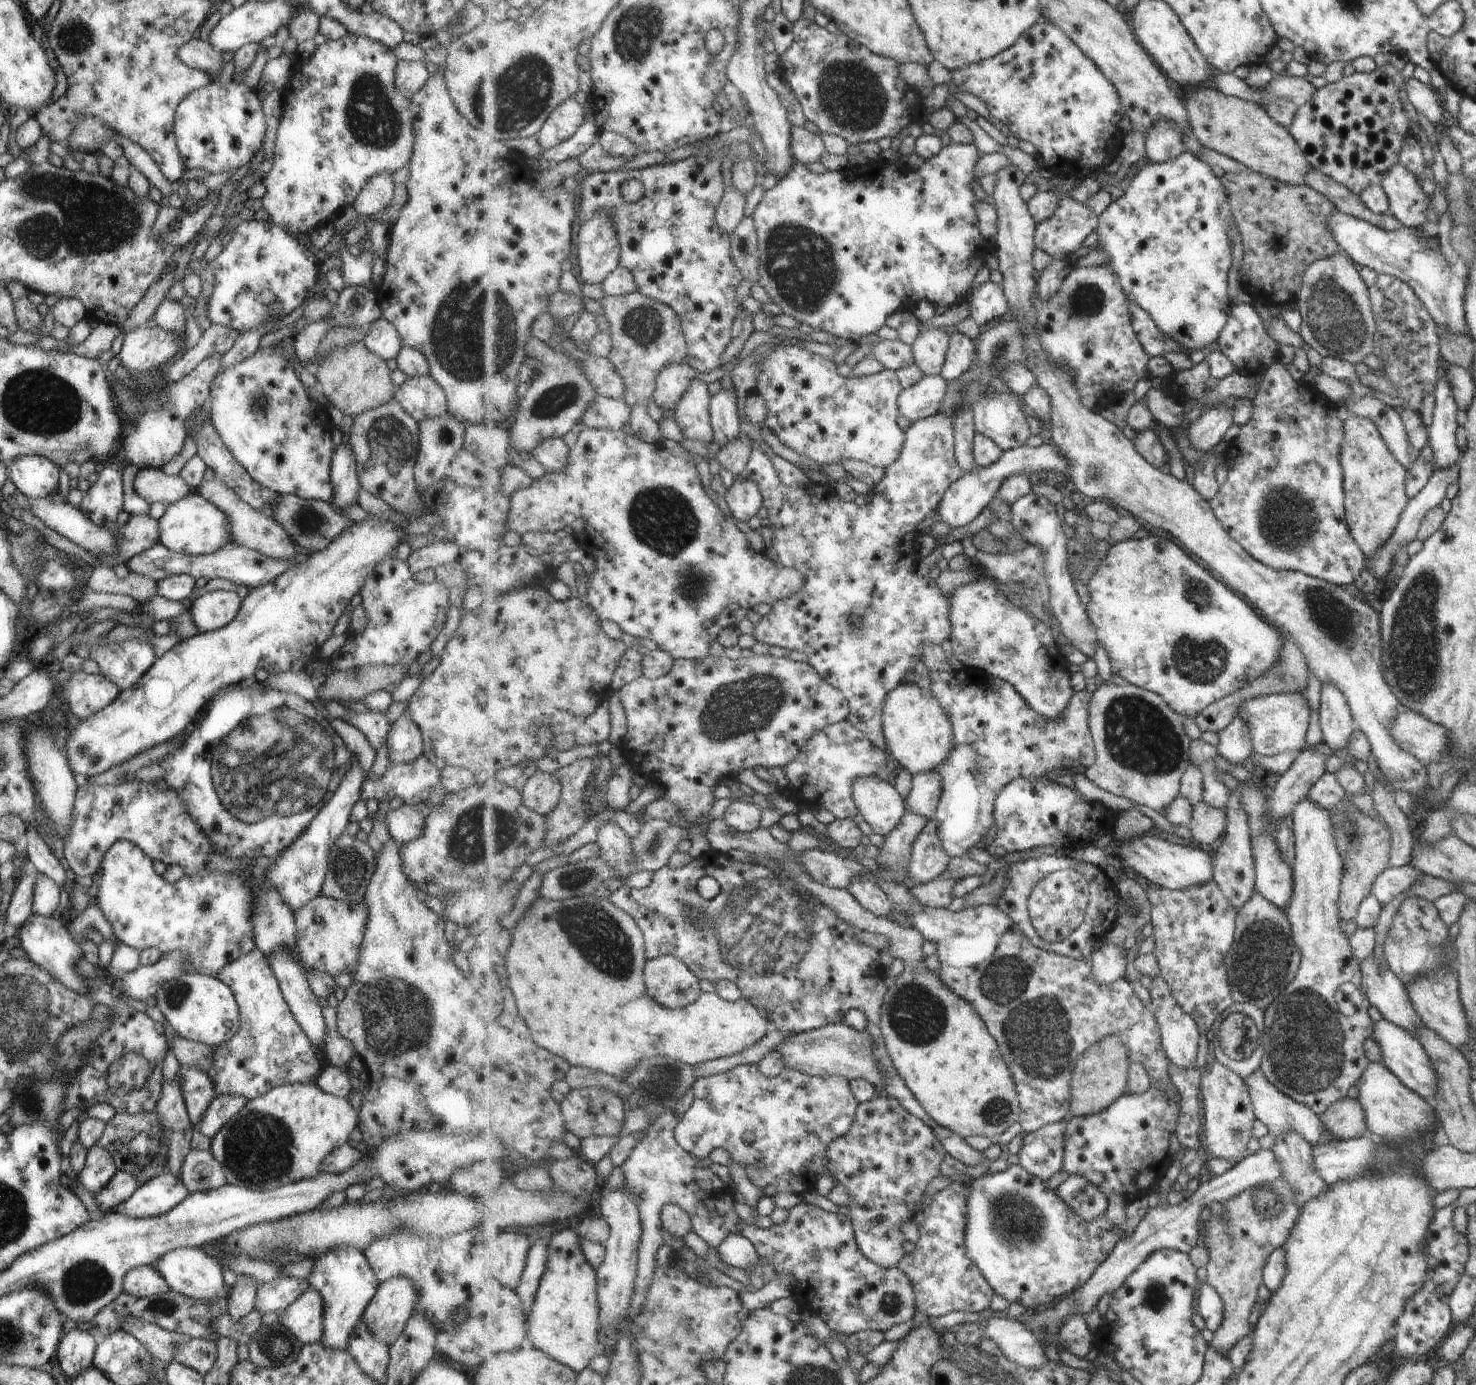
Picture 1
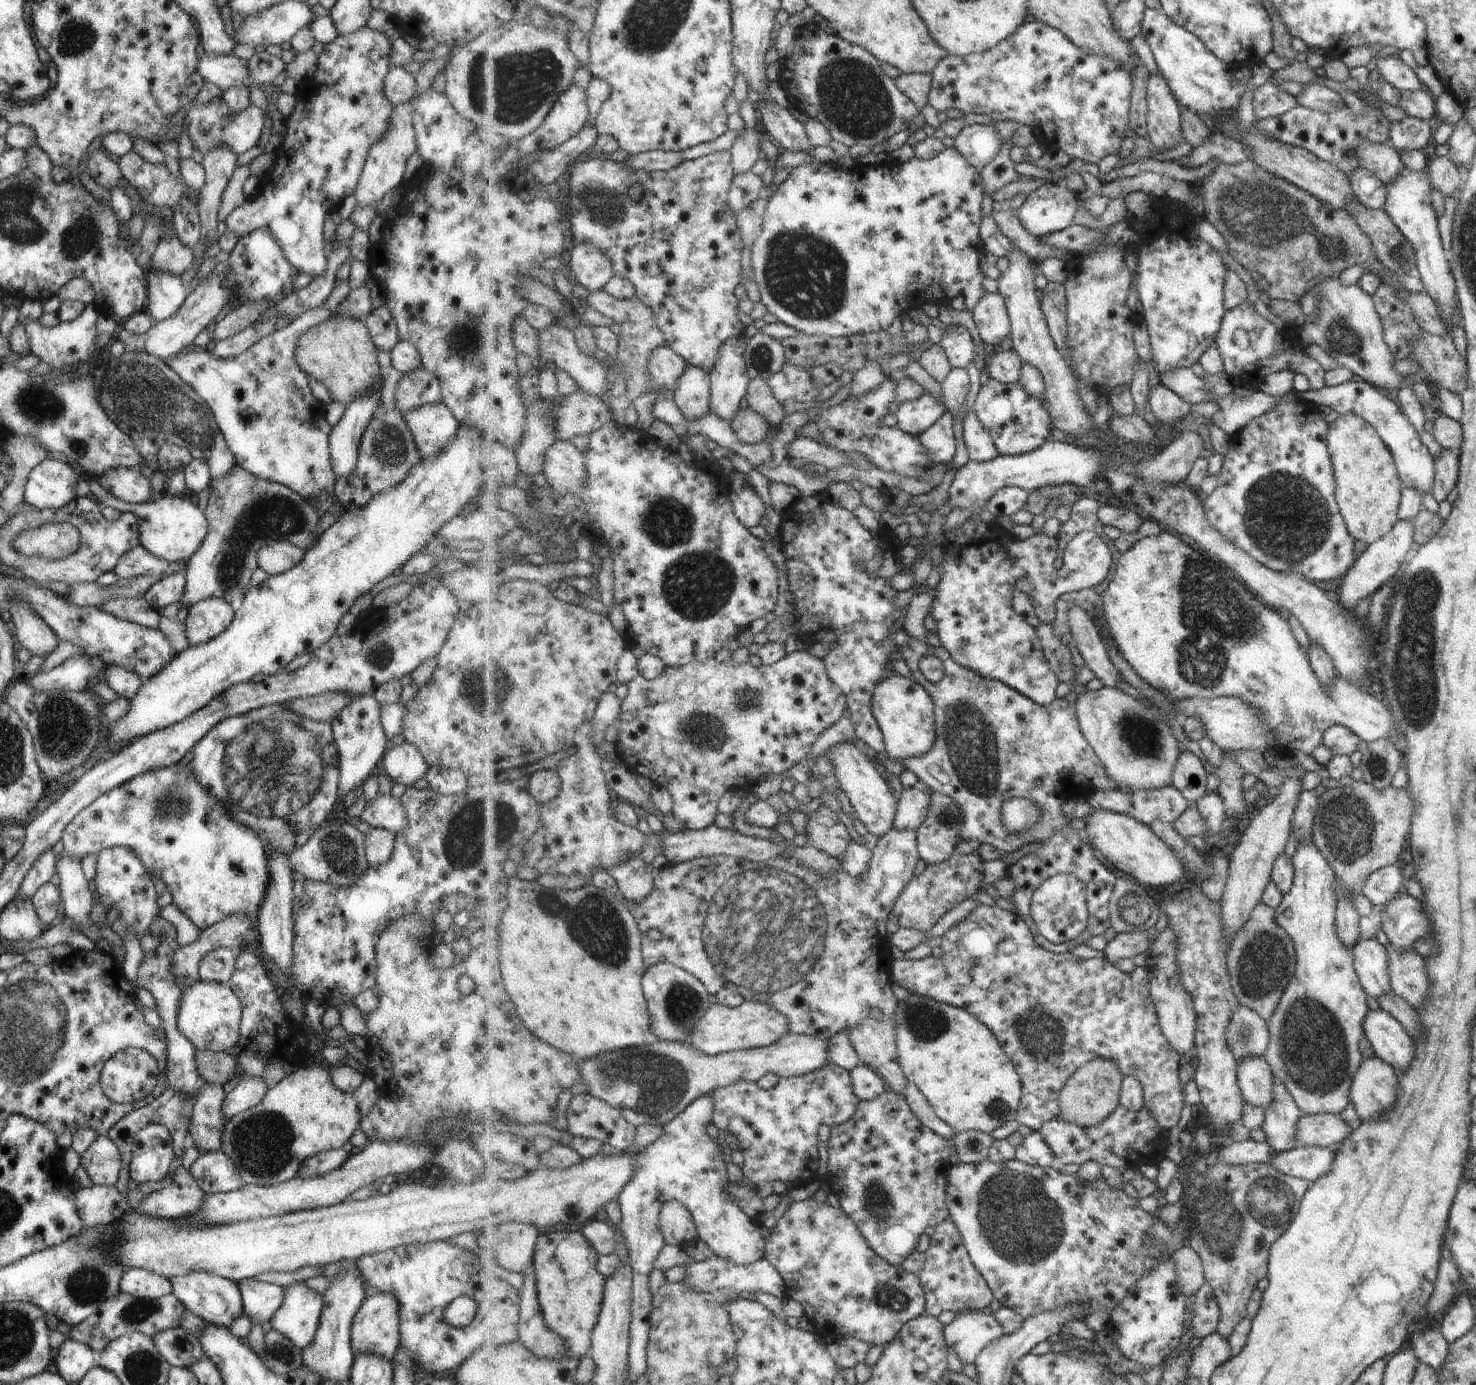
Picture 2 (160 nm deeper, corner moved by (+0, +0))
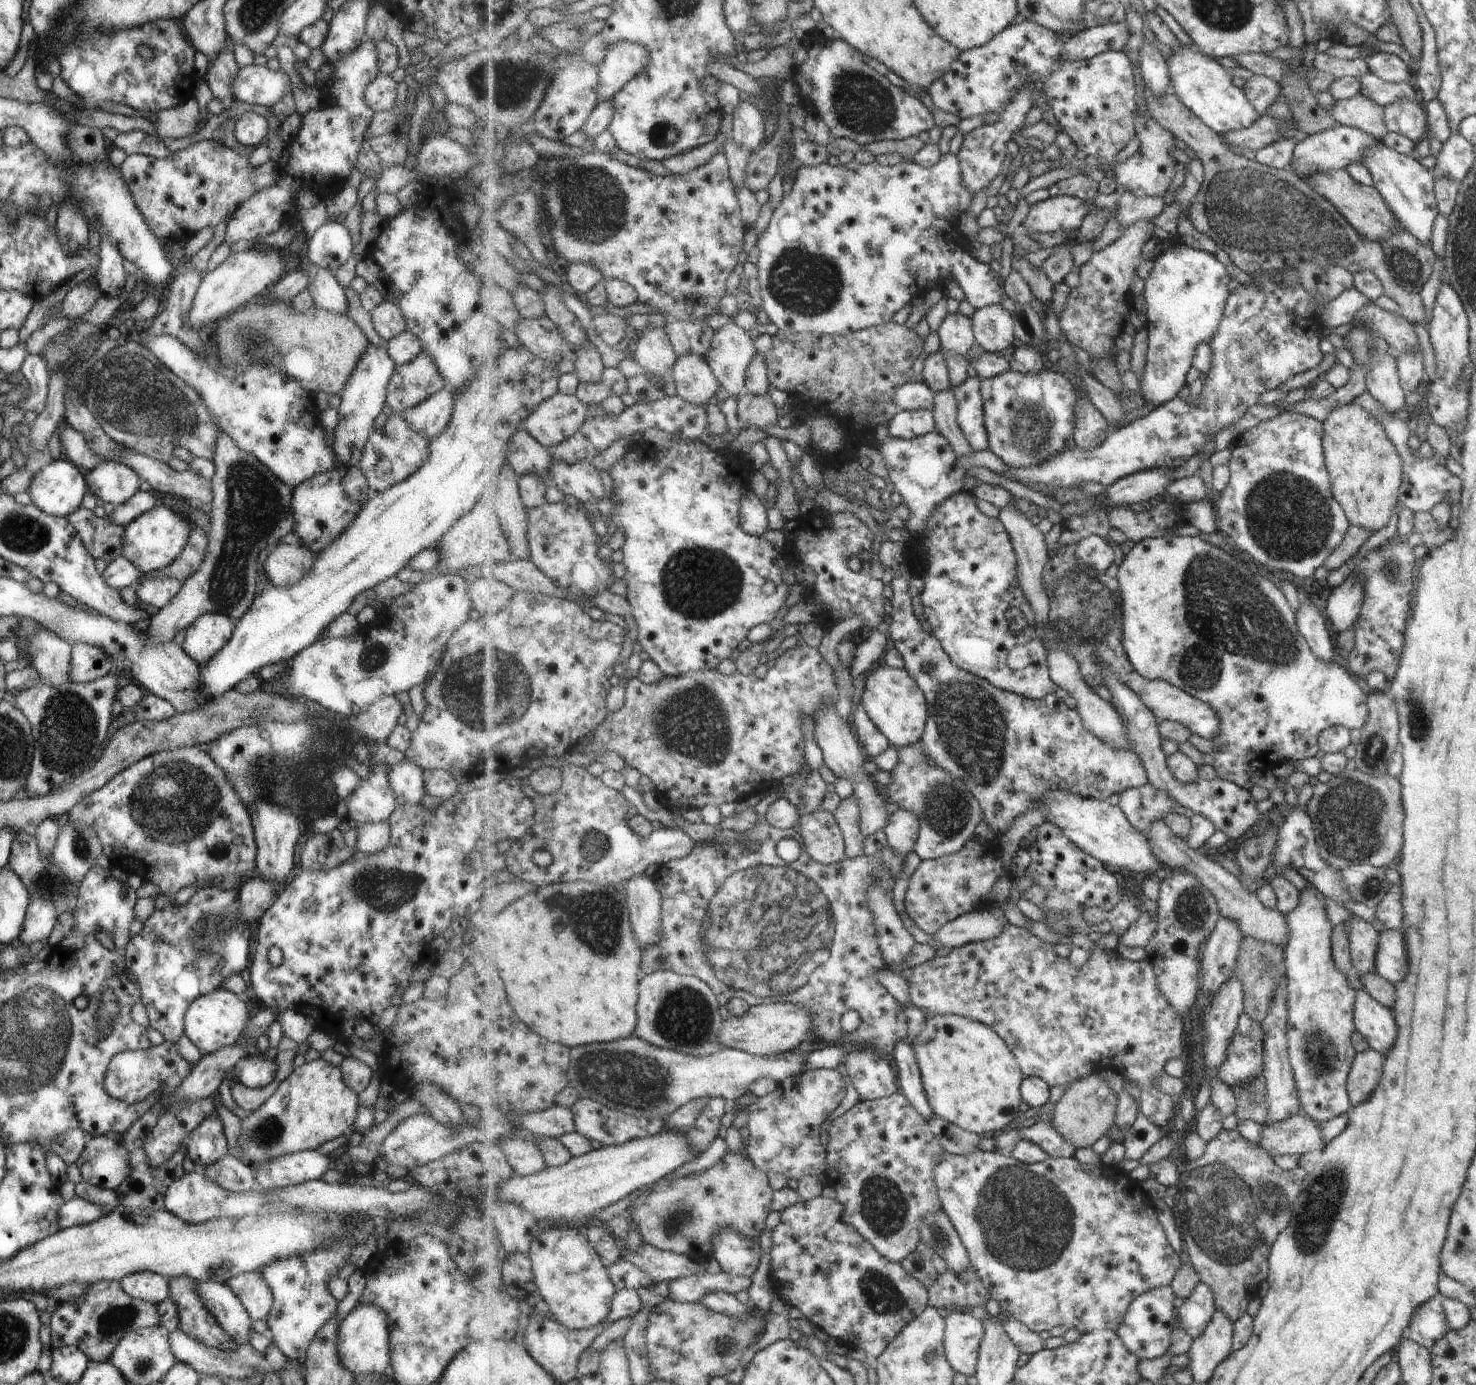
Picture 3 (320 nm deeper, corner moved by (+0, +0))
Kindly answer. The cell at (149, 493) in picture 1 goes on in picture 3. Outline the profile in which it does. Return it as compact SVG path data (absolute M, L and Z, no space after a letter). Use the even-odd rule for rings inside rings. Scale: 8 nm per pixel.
M107 460L97 463L84 472L86 486L99 503L110 502L115 506L123 504L137 491L140 478L123 463Z

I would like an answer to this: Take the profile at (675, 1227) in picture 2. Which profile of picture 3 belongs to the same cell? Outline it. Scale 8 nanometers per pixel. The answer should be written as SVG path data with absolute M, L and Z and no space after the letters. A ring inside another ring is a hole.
M746 1144L739 1151L729 1151L712 1167L699 1173L691 1173L672 1180L661 1179L643 1191L624 1211L628 1221L642 1234L647 1245L653 1245L664 1251L671 1251L691 1257L704 1263L714 1257L714 1239L724 1229L737 1231L742 1237L758 1241L765 1230L767 1216L771 1214L774 1190L769 1184L767 1173L763 1172L750 1159Z

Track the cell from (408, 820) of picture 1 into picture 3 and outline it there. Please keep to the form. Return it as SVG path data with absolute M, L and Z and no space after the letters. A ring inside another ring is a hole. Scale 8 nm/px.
M374 764L364 779L343 798L347 816L355 823L373 823L387 820L396 807L395 797L388 781L388 766Z

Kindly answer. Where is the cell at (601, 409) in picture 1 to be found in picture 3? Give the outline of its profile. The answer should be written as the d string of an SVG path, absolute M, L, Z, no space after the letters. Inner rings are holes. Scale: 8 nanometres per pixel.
M559 393L541 404L524 427L549 450L575 436L588 414L588 406L575 395Z

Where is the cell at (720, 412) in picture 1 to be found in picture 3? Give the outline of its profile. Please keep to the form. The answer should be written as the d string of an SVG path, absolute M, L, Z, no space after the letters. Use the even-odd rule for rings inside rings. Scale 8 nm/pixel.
M730 322L716 331L705 359L729 396L739 400L748 392L746 372L757 354L749 332Z

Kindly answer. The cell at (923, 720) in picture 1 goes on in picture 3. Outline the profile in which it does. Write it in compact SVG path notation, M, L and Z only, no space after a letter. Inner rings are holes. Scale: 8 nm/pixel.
M878 666L868 674L861 703L871 720L887 736L893 746L902 747L922 740L929 718L926 696L907 669Z

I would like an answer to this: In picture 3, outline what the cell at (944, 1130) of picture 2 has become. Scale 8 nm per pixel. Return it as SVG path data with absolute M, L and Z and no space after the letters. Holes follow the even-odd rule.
M899 1040L891 1054L898 1074L901 1092L911 1101L911 1104L924 1116L925 1120L935 1115L929 1104L922 1079L922 1070L913 1044Z

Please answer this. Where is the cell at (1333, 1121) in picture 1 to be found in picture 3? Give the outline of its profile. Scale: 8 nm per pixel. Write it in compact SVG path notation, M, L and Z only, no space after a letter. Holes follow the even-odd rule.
M1294 1114L1273 1124L1265 1124L1258 1145L1271 1156L1304 1155L1321 1150L1324 1147L1321 1138L1319 1124L1309 1116L1303 1118L1303 1115Z

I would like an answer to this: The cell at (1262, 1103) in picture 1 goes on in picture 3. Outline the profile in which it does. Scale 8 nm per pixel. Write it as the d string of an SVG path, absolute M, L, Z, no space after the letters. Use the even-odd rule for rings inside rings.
M1236 1032L1231 1039L1227 1058L1216 1074L1222 1082L1232 1087L1260 1075L1263 1068L1263 1042Z

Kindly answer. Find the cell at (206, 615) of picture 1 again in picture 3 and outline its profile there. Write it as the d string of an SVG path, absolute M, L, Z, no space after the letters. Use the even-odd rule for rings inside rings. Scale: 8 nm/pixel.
M201 613L186 629L182 643L183 652L187 653L198 665L206 663L228 640L234 626L229 617L221 613Z

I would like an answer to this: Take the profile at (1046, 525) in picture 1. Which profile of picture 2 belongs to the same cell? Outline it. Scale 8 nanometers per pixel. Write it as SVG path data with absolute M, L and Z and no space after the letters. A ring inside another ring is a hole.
M1074 605L1068 609L1069 626L1081 656L1086 660L1087 667L1094 676L1103 682L1105 687L1119 688L1121 675L1115 664L1111 662L1107 648L1103 643L1097 626L1088 612Z

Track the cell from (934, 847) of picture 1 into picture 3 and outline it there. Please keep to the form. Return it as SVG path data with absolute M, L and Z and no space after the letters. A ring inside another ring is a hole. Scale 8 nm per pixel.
M922 740L902 747L895 746L895 748L899 753L899 764L890 772L892 781L886 785L886 794L890 802L897 804L899 808L911 808L918 816L920 831L914 852L922 861L926 861L961 851L982 829L984 824L982 804L975 795L971 794L971 789L964 784L963 780L955 778L926 753Z

